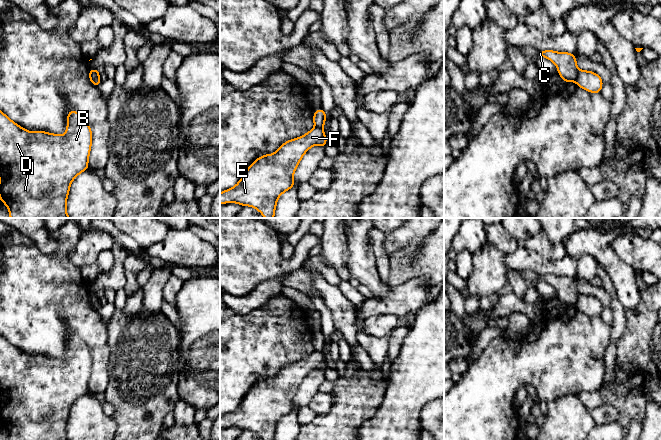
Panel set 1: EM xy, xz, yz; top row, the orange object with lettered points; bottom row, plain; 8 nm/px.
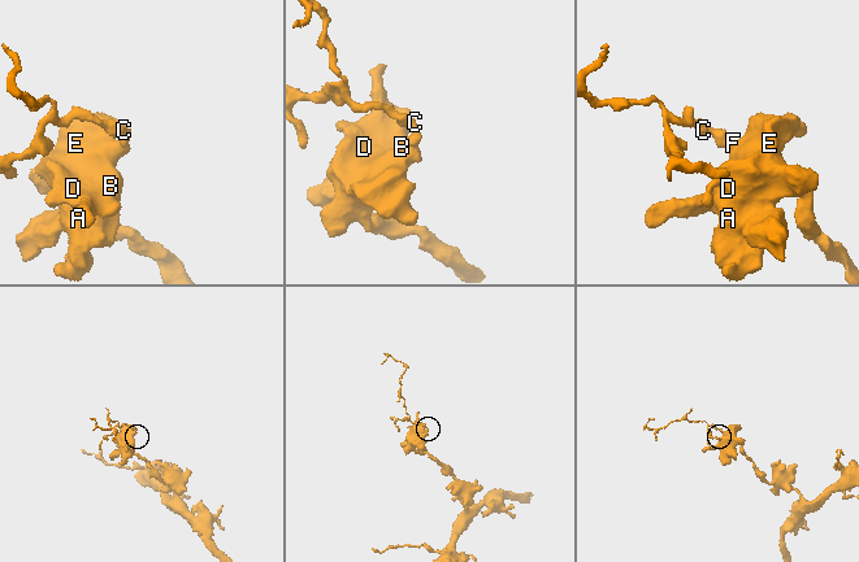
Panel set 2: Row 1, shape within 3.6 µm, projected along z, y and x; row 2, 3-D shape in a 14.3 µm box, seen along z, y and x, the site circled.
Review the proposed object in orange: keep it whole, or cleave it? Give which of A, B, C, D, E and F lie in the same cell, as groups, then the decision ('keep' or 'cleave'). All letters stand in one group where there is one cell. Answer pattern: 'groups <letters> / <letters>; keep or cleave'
groups A B D E F / C; cleave

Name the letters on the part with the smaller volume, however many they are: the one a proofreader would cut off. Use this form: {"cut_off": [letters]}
{"cut_off": ["C"]}

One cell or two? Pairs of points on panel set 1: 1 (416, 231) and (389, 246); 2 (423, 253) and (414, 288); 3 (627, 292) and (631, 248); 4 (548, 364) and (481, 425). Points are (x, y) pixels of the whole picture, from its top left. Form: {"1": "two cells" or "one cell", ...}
{"1": "one cell", "2": "two cells", "3": "two cells", "4": "one cell"}

